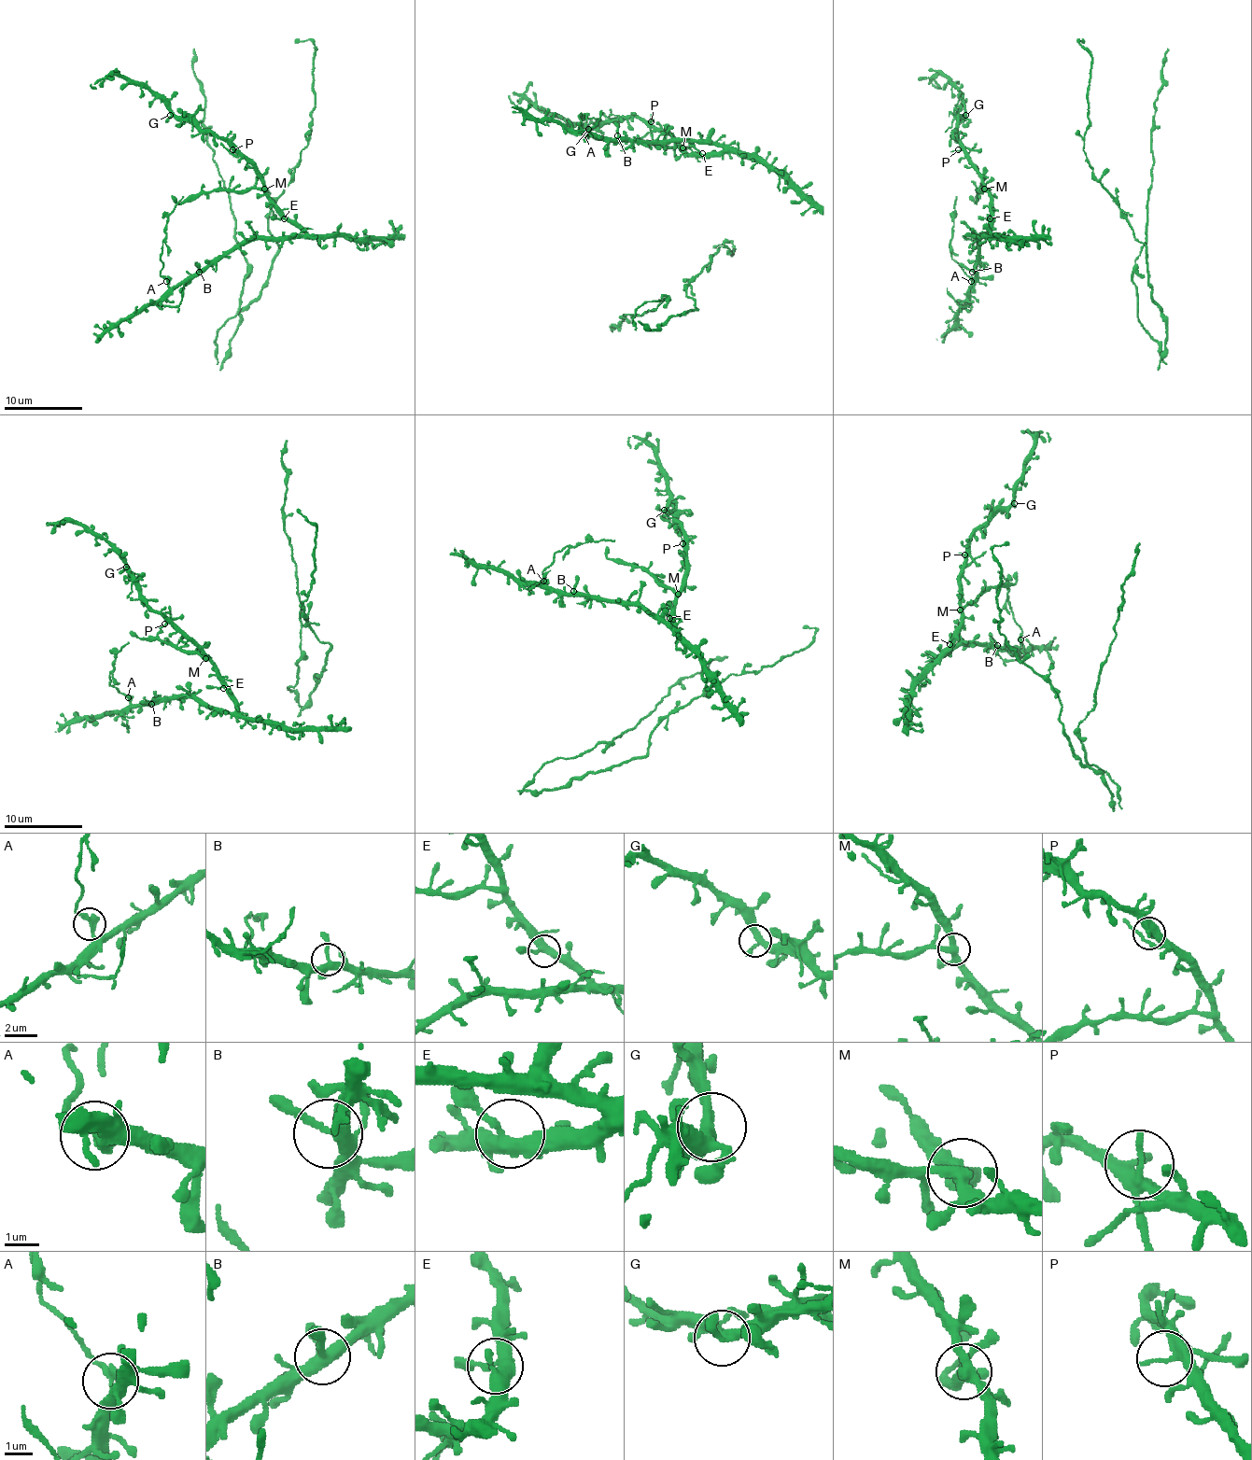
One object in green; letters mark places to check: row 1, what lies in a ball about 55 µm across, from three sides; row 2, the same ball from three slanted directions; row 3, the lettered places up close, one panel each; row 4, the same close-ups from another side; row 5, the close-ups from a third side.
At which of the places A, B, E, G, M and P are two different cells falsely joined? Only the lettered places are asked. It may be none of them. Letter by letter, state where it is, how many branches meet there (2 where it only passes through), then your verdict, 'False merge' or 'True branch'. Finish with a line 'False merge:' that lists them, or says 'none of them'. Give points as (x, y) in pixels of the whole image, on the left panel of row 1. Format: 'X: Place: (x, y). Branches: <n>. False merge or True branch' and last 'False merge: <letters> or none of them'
A: Place: (166, 281). Branches: 2. False merge
B: Place: (199, 272). Branches: 4. True branch
E: Place: (284, 218). Branches: 4. True branch
G: Place: (170, 115). Branches: 3. True branch
M: Place: (264, 189). Branches: 4. False merge
P: Place: (232, 149). Branches: 3. True branch
False merge: A, M

